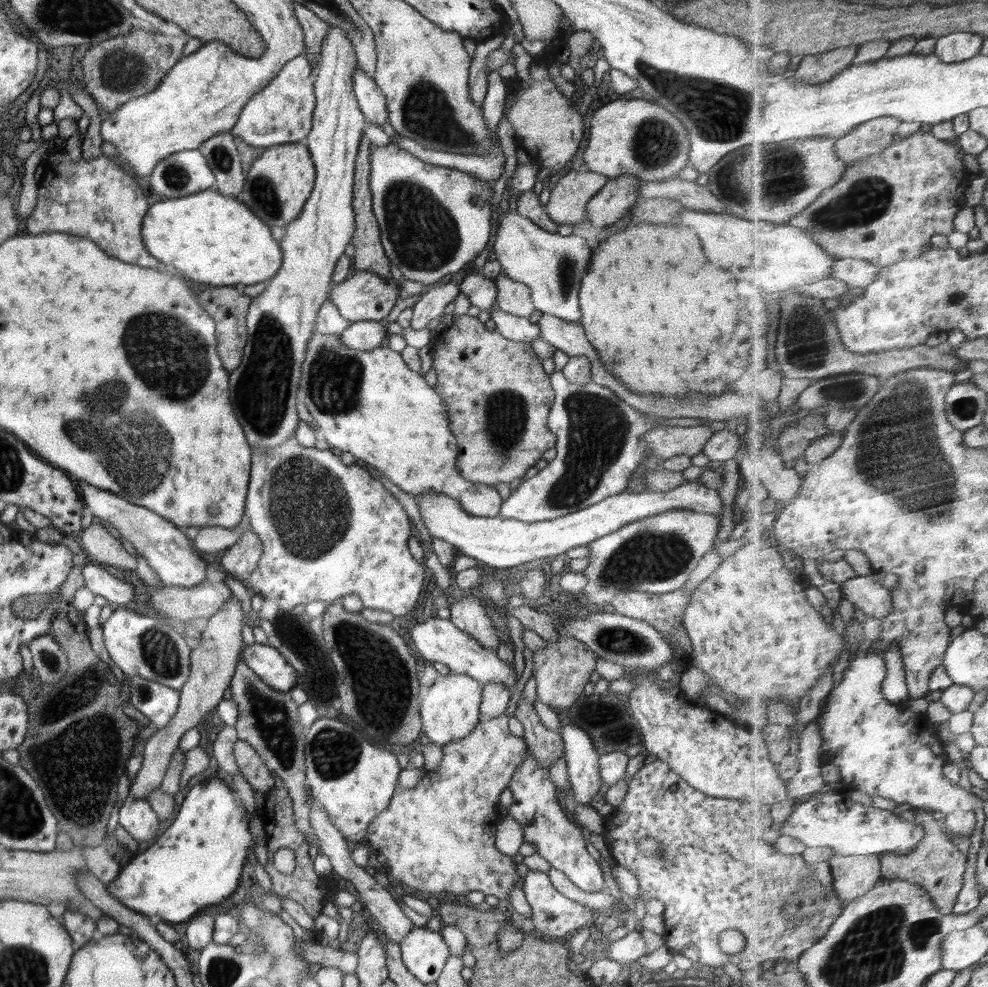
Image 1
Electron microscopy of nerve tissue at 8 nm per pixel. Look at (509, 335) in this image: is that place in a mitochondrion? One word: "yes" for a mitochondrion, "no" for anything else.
no

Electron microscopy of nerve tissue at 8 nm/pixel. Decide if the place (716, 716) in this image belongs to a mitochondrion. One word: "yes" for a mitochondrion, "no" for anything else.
no

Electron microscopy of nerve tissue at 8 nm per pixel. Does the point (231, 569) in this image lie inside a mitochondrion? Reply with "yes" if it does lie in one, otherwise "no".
no

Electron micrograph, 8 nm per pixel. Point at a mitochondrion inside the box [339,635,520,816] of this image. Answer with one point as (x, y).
(402, 702)

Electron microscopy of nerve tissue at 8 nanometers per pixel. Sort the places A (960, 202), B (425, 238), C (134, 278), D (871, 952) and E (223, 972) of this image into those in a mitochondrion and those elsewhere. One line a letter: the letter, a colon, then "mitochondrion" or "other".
A: other
B: mitochondrion
C: other
D: mitochondrion
E: mitochondrion

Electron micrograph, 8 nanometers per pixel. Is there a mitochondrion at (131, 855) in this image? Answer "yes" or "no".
no

